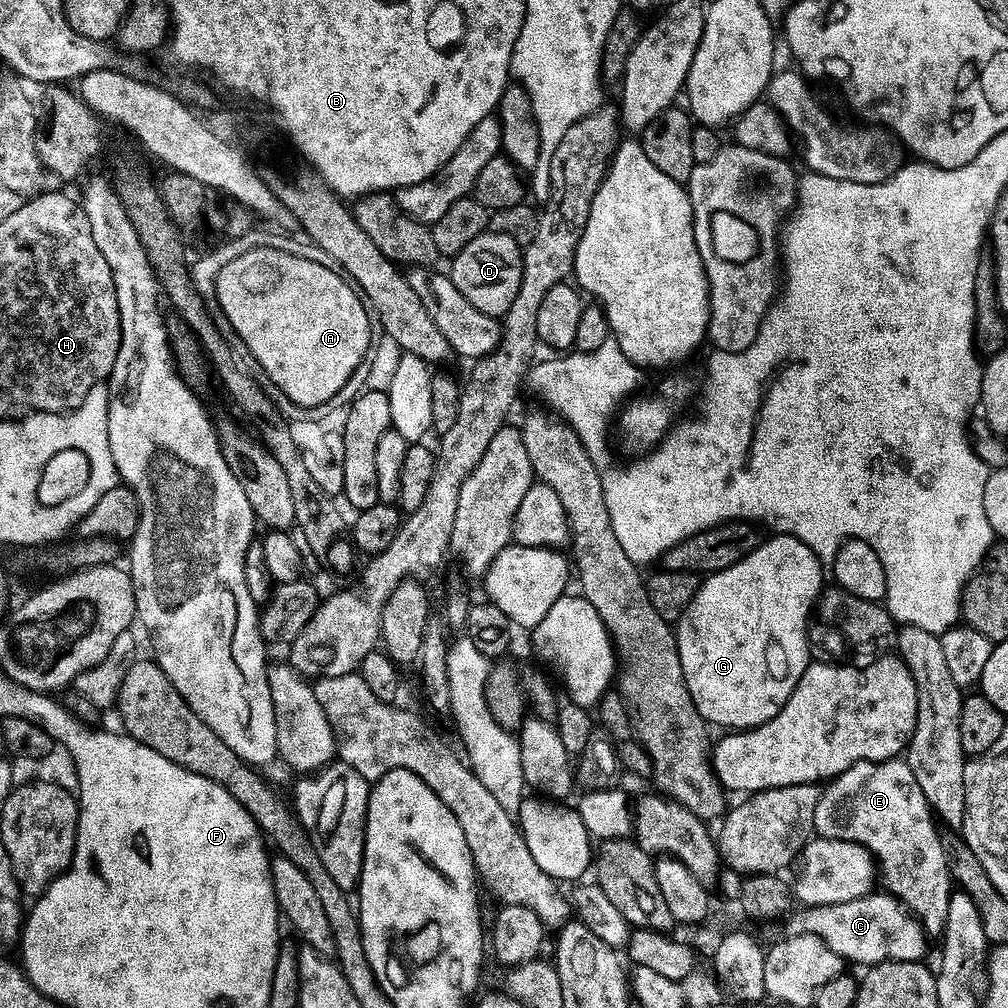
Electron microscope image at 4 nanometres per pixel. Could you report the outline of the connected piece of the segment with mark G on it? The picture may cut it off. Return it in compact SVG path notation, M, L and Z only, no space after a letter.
M772 534L769 537L769 540L768 537L761 539L756 549L750 554L746 554L738 562L734 562L734 566L721 572L705 575L700 581L700 587L697 588L694 598L688 607L680 613L679 620L675 621L674 624L676 645L682 662L682 674L686 678L690 698L694 702L698 714L705 722L709 725L721 724L724 730L751 730L769 724L778 715L784 703L792 697L794 686L798 686L802 674L808 669L810 663L810 657L808 657L808 619L811 616L813 619L814 609L817 607L820 593L825 587L825 569L819 558L810 550L810 546L806 546L798 538L783 534Z

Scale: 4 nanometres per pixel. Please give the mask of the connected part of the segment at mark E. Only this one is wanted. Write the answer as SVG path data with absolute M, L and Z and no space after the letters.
M907 759L860 760L850 766L821 791L815 822L815 831L823 839L863 844L877 857L888 856L884 864L888 867L888 880L893 888L891 891L896 894L900 894L900 891L908 892L907 907L922 918L929 929L939 929L948 919L948 900L954 891L948 853L944 851L941 829L936 829L937 821L932 807L928 805L926 794L922 794L922 786L918 786L918 778L914 778L914 770Z

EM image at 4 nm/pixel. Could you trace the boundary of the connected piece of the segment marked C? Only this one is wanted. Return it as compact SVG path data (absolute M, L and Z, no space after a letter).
M873 890L850 902L827 904L817 908L805 907L801 916L796 916L789 922L787 935L822 938L826 946L830 946L830 950L834 950L834 954L841 956L849 965L871 966L887 960L923 961L926 952L923 925L901 901L896 901L899 899L895 895L885 892Z

